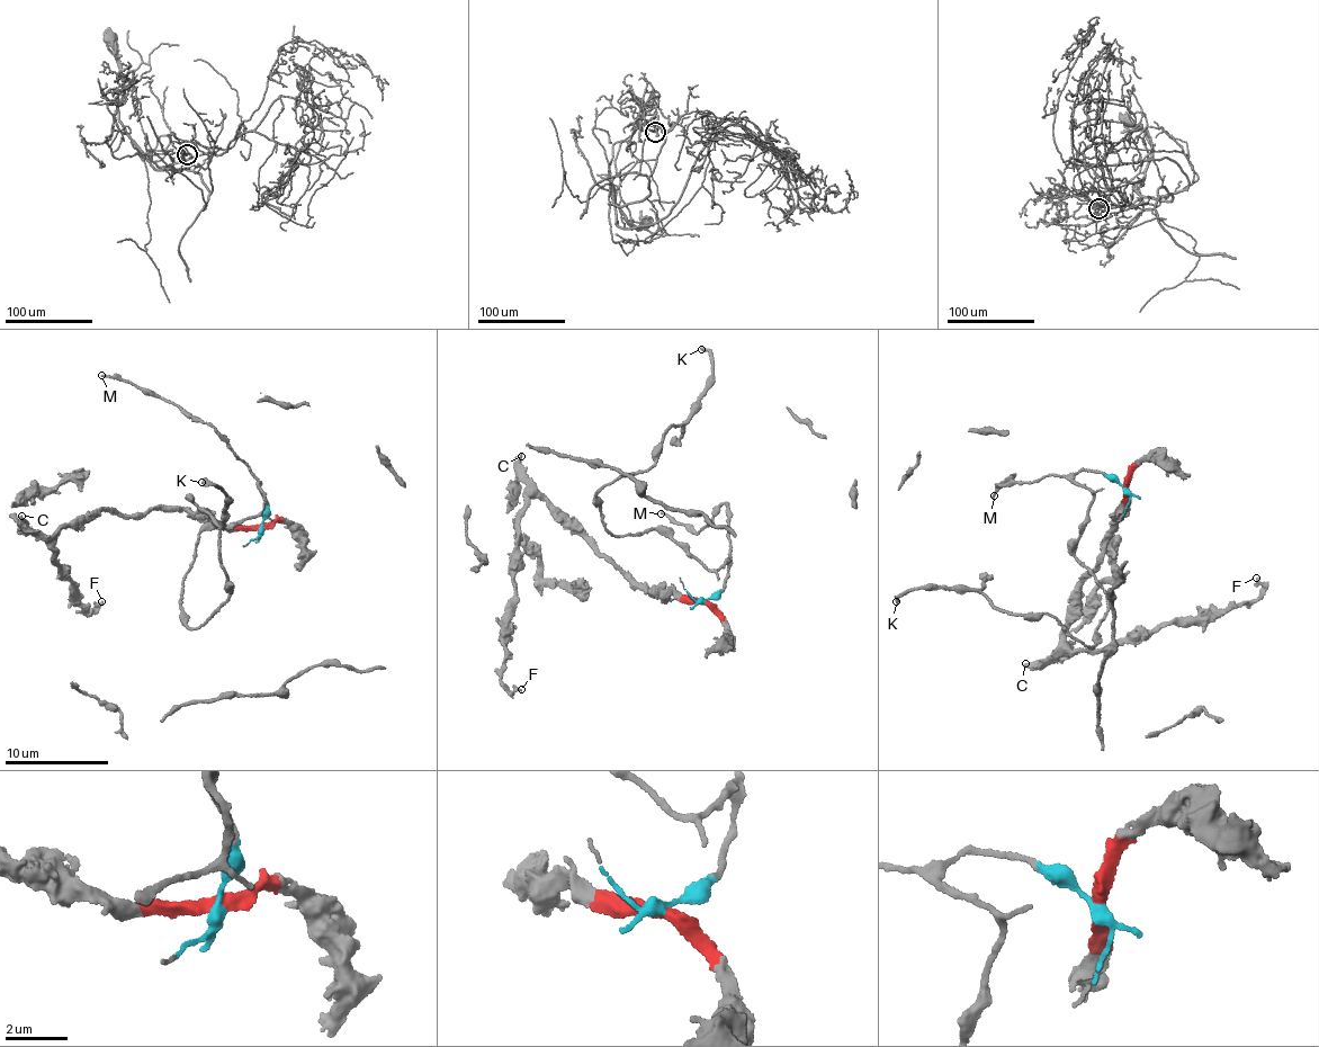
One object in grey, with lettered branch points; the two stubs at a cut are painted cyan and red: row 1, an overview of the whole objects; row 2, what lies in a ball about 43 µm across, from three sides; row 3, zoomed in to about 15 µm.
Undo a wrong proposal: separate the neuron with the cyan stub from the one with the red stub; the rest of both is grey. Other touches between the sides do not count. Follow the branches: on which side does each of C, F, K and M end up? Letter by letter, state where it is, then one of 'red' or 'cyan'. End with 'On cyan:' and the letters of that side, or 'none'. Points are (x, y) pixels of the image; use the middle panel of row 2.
C: at (521, 456); red
F: at (521, 689); red
K: at (701, 349); cyan
M: at (661, 513); cyan
On cyan: K, M

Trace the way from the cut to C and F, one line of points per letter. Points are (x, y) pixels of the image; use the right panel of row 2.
C: (1127, 489), (1124, 518), (1116, 518), (1095, 565), (1082, 576), (1056, 654), (1039, 664), (1024, 663)
F: (1127, 489), (1124, 518), (1116, 518), (1082, 576), (1064, 634), (1071, 650), (1105, 647), (1254, 599), (1257, 578)

